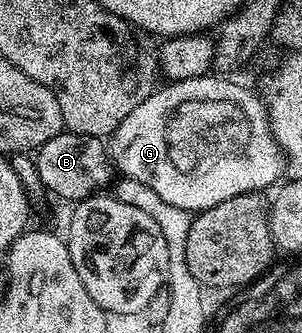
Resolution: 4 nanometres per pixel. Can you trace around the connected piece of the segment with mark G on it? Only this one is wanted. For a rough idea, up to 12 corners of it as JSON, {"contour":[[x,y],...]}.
{"contour":[[162,83],[113,135],[121,176],[202,209],[276,185],[265,101]]}

